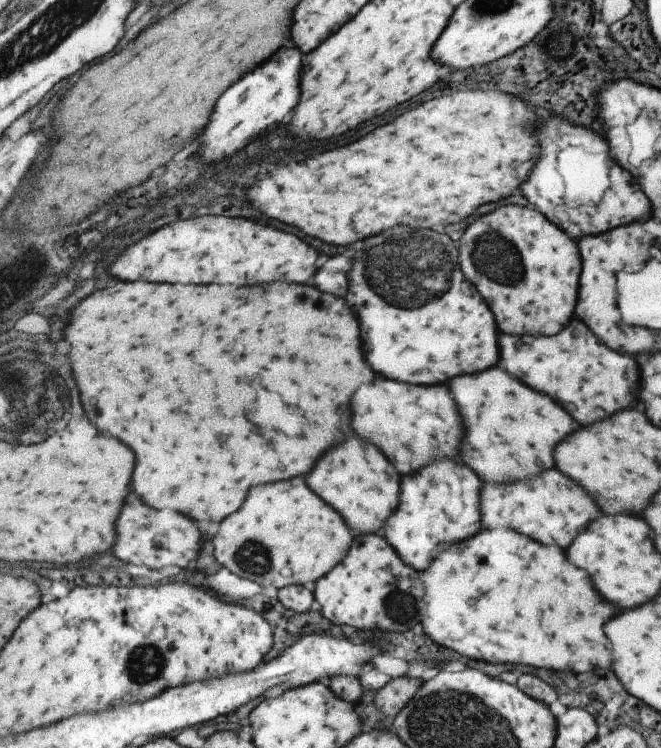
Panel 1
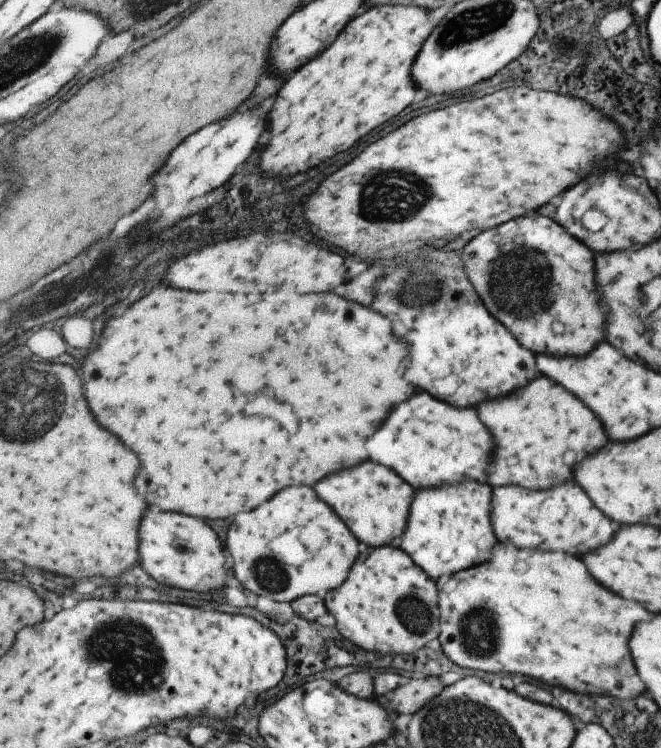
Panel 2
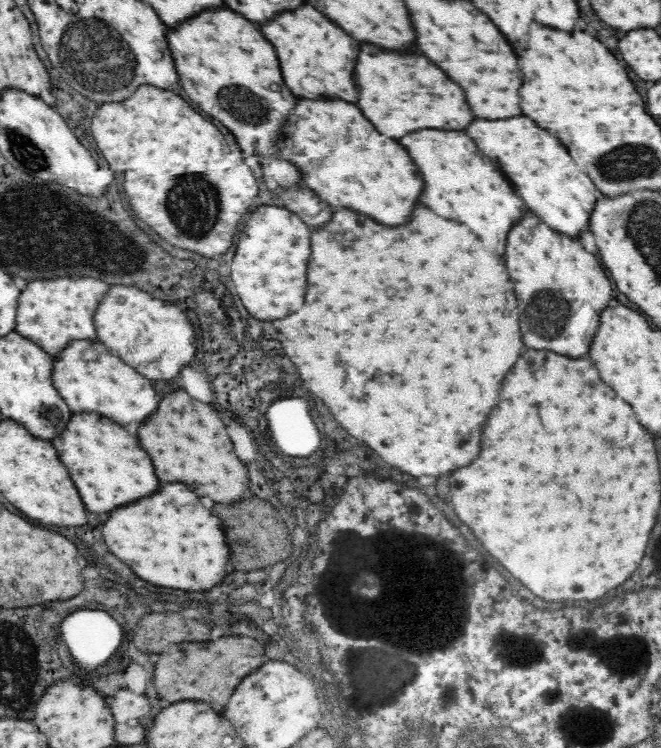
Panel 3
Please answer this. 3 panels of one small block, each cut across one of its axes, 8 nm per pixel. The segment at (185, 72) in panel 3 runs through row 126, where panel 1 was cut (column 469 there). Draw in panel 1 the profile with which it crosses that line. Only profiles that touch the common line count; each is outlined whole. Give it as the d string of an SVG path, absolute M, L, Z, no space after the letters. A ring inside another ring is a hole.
M503 206L469 226L459 247L461 268L493 304L501 332L553 336L573 320L583 270L579 244L541 212Z

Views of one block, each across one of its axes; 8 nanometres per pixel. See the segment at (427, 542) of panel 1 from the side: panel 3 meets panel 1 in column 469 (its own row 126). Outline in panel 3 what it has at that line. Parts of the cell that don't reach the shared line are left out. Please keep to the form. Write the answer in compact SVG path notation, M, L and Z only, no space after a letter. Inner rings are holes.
M528 116L508 120L476 118L466 128L466 134L502 168L527 208L533 210L552 230L559 230L572 238L581 238L588 230L588 218L598 198L598 190L558 138L536 126L536 122Z

